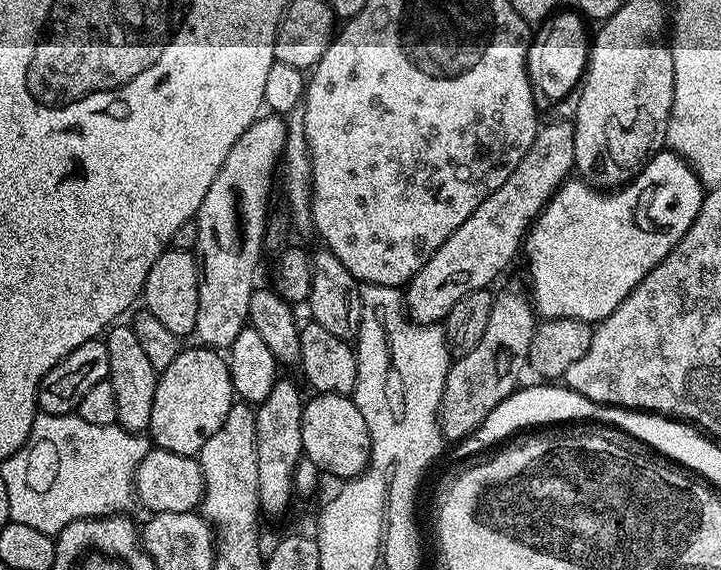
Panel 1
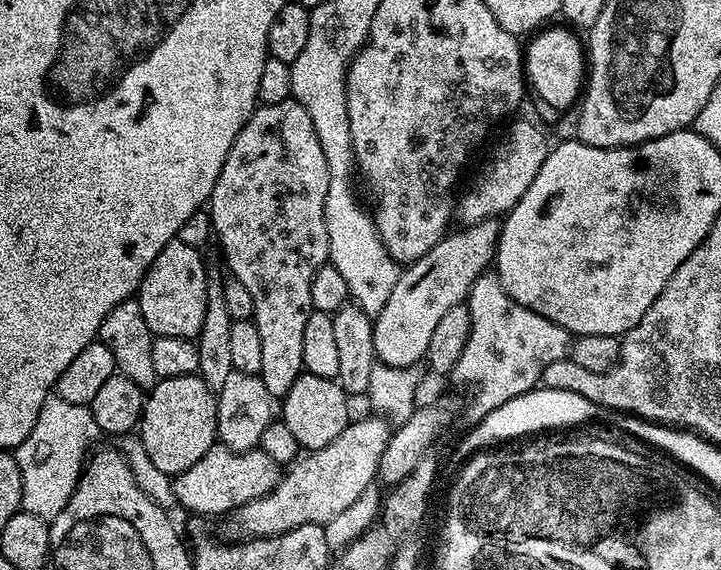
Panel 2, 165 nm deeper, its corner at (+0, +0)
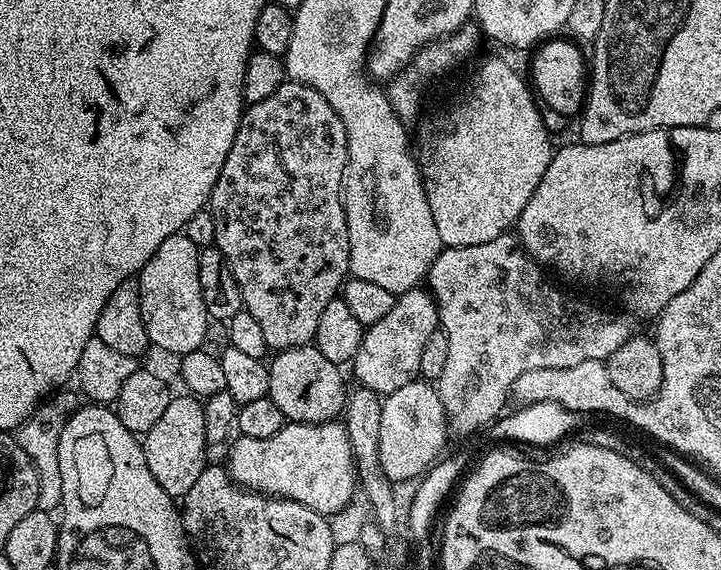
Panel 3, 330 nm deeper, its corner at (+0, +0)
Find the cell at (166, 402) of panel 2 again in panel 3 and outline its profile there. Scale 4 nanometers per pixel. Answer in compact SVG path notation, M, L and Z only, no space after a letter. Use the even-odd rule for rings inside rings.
M191 394L173 395L170 406L150 426L150 430L143 433L142 443L146 454L146 466L150 466L150 474L154 474L158 486L166 490L166 494L173 498L183 498L194 486L198 474L206 467L204 448L209 447L206 436L206 420L203 418L204 404Z

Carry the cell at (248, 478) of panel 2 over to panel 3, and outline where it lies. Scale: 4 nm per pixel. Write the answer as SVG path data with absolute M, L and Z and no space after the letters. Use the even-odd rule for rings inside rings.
M285 423L278 434L270 438L246 438L237 435L231 441L226 467L235 484L262 492L265 496L280 496L302 506L310 506L318 514L332 518L358 492L355 458L350 438L343 423L294 424Z

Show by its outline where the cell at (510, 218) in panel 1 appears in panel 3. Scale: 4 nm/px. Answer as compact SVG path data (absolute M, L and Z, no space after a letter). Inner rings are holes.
M417 286L409 292L399 293L394 310L390 310L382 322L367 325L362 346L358 346L358 354L350 361L350 369L363 387L376 393L387 394L399 390L417 379L426 338L438 331L439 322L440 310L431 292Z

